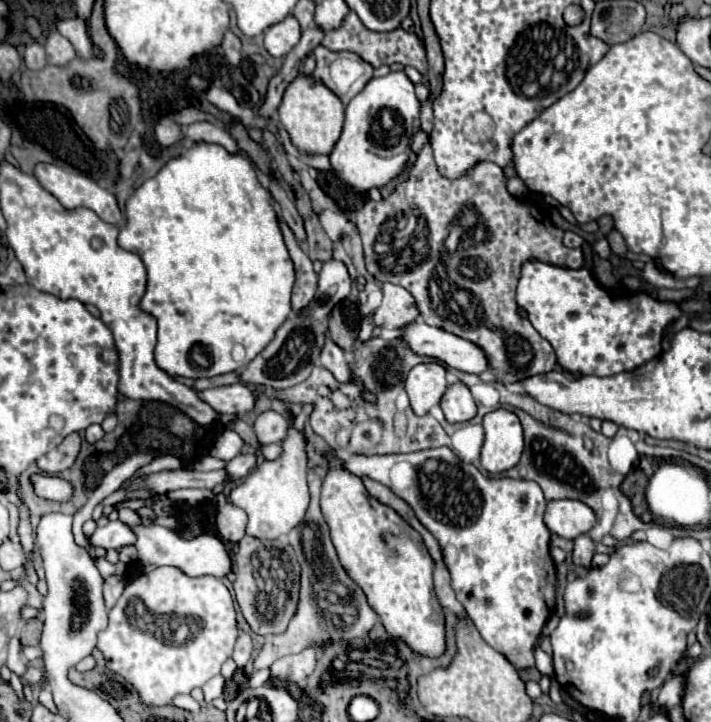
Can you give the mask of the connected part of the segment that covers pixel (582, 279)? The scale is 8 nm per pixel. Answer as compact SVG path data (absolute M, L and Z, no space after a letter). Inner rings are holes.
M525 261L521 265L517 305L527 313L527 319L537 329L537 333L551 343L557 355L557 363L567 373L579 375L615 375L621 371L631 371L659 357L665 327L681 317L681 311L675 303L657 301L647 293L633 295L629 291L623 291L621 295L611 295L593 279L589 269L567 269L543 261Z

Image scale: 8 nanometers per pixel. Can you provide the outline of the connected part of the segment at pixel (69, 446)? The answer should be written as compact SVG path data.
M71 433L69 437L65 437L63 443L59 443L47 455L43 455L43 457L37 459L39 469L43 473L49 473L49 475L55 475L59 471L69 469L75 463L79 451L81 451L81 441L83 439L79 437L79 433Z

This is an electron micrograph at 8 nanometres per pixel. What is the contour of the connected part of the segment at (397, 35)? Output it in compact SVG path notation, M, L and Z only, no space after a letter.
M349 13L343 21L343 25L335 31L327 31L321 45L325 45L331 51L353 51L359 53L365 61L369 61L373 67L379 67L381 63L401 63L401 65L411 65L415 67L421 75L427 73L427 59L425 59L425 49L421 45L421 41L417 39L415 33L405 31L405 29L393 29L391 33L375 33L371 29L367 29L359 17L355 17L355 13Z

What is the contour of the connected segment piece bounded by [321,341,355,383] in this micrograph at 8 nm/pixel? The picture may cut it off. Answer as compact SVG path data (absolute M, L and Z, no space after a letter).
M327 341L323 351L321 351L321 363L323 367L327 367L333 377L339 383L347 383L347 381L355 381L355 375L351 373L351 369L347 369L347 359L343 349L339 349L333 341Z

